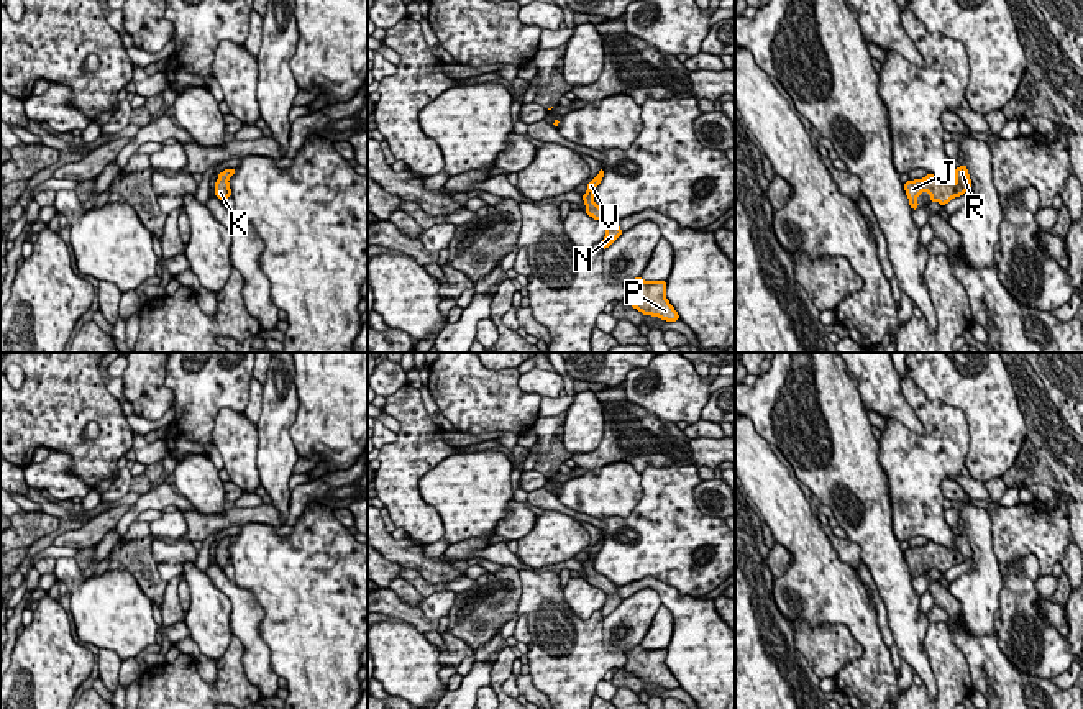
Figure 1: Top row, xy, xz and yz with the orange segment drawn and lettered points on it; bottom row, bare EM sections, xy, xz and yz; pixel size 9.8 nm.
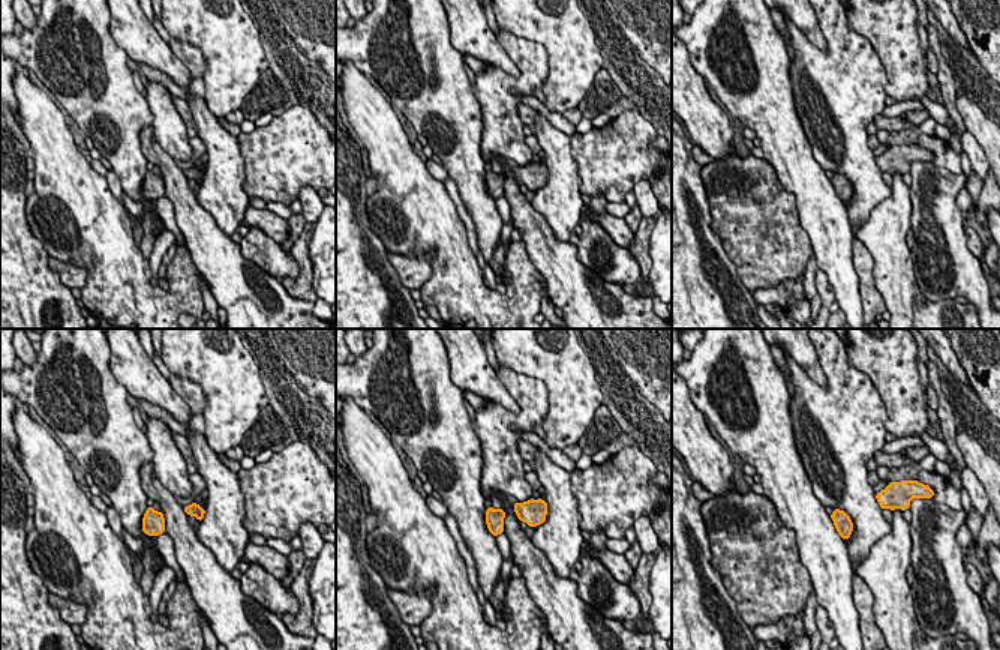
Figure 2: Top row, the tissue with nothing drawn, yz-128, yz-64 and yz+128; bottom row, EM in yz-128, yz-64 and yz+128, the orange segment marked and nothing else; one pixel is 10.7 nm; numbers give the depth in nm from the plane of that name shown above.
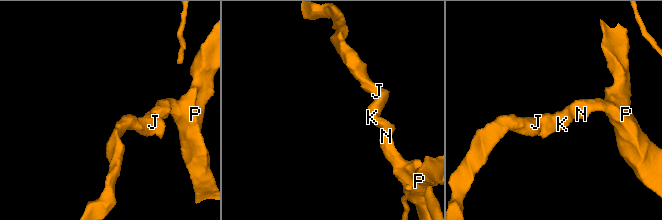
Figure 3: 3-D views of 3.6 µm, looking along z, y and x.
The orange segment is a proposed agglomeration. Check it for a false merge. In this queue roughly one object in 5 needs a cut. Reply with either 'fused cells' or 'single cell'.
single cell

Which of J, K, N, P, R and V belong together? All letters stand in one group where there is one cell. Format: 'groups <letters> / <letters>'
groups J K N P R V

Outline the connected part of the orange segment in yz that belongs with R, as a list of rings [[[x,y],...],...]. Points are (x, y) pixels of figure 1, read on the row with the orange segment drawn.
[[[965,164],[955,169],[955,179],[952,181],[940,179],[934,174],[927,174],[922,179],[914,179],[904,182],[904,190],[909,199],[909,205],[912,210],[917,210],[917,195],[924,190],[929,192],[930,202],[939,202],[940,205],[948,204],[952,199],[963,195],[966,190],[971,190],[971,179]]]

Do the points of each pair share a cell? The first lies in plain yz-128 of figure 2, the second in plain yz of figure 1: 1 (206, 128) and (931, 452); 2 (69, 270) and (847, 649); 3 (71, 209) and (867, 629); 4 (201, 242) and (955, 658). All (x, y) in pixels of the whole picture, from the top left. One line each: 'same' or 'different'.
1: different
2: same
3: same
4: different

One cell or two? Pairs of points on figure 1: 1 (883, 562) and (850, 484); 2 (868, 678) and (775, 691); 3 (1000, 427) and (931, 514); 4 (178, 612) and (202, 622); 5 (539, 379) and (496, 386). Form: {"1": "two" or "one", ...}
{"1": "one", "2": "two", "3": "two", "4": "two", "5": "two"}

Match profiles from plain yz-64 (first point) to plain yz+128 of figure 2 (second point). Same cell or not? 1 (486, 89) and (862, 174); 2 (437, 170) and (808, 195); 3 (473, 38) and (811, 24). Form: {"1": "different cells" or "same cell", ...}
{"1": "same cell", "2": "different cells", "3": "same cell"}

